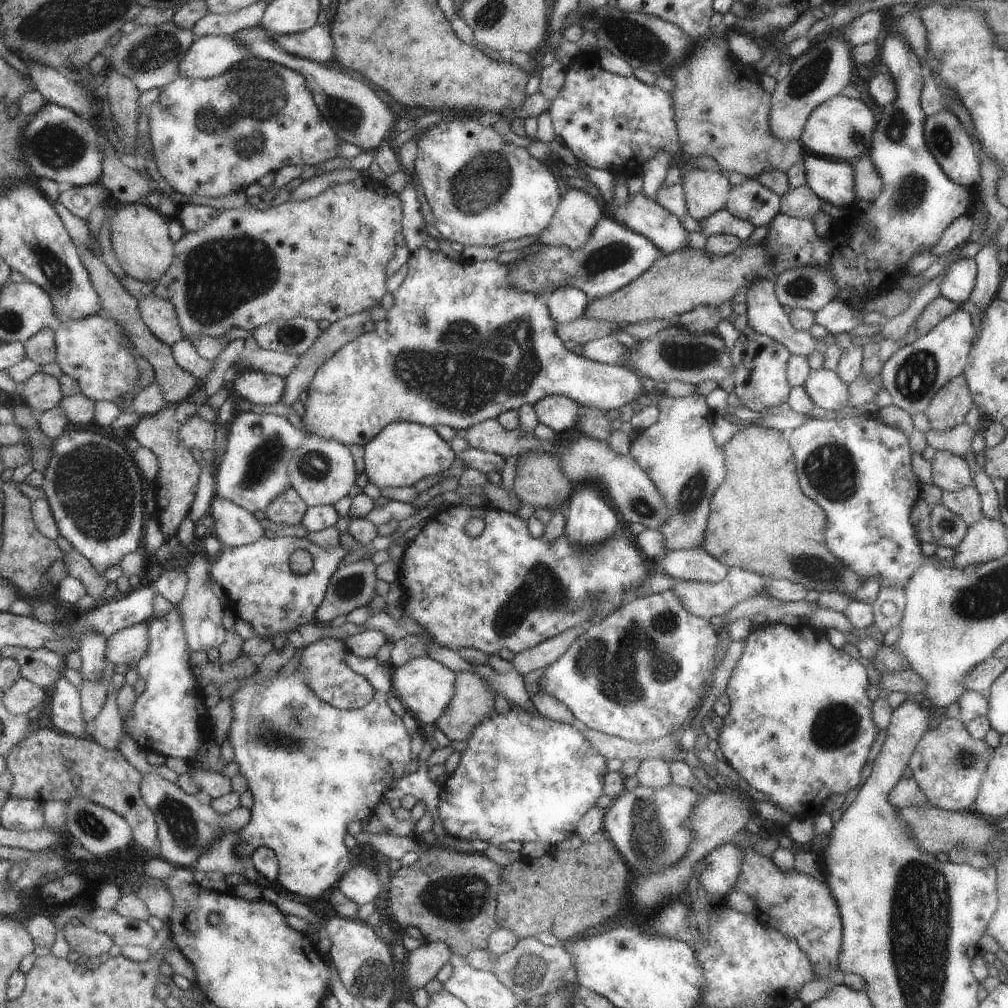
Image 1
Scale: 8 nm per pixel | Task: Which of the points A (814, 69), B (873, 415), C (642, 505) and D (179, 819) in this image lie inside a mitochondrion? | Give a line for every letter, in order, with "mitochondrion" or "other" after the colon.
A: mitochondrion
B: other
C: mitochondrion
D: mitochondrion

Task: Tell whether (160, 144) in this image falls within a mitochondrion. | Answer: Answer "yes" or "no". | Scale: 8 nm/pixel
no

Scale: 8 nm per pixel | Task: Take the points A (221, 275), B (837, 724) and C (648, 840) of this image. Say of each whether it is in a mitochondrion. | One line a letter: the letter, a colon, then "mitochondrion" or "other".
A: mitochondrion
B: mitochondrion
C: mitochondrion

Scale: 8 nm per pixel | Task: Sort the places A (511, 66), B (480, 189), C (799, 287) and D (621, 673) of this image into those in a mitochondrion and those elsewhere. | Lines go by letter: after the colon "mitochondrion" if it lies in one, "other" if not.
A: other
B: mitochondrion
C: mitochondrion
D: mitochondrion

